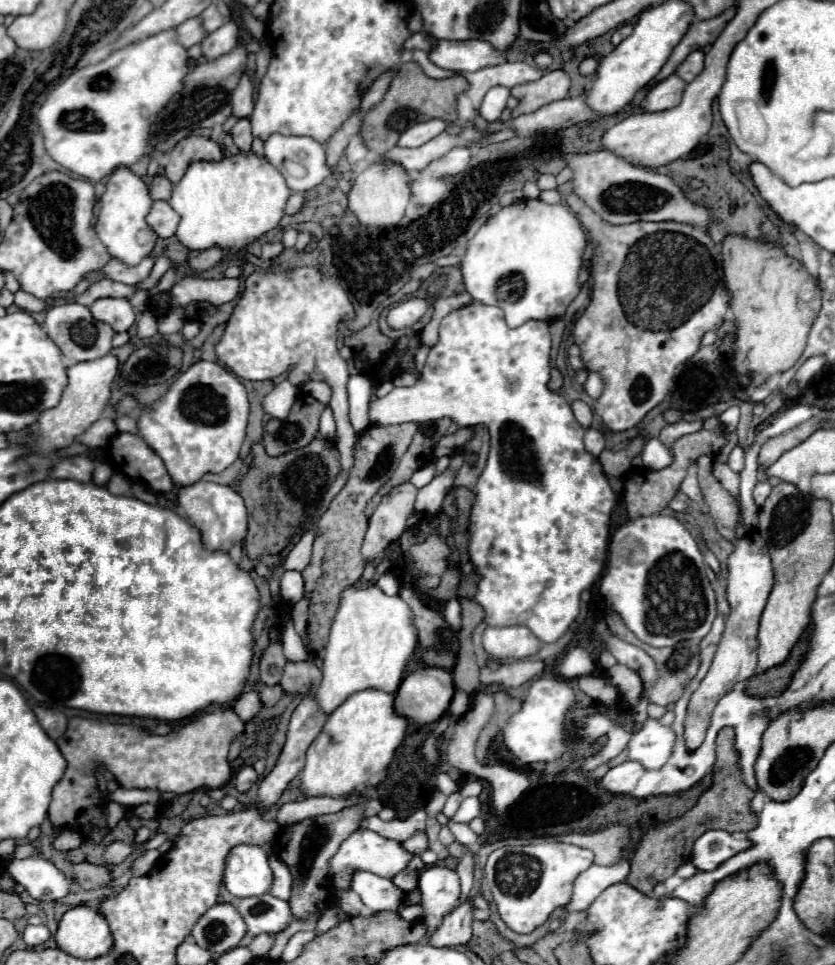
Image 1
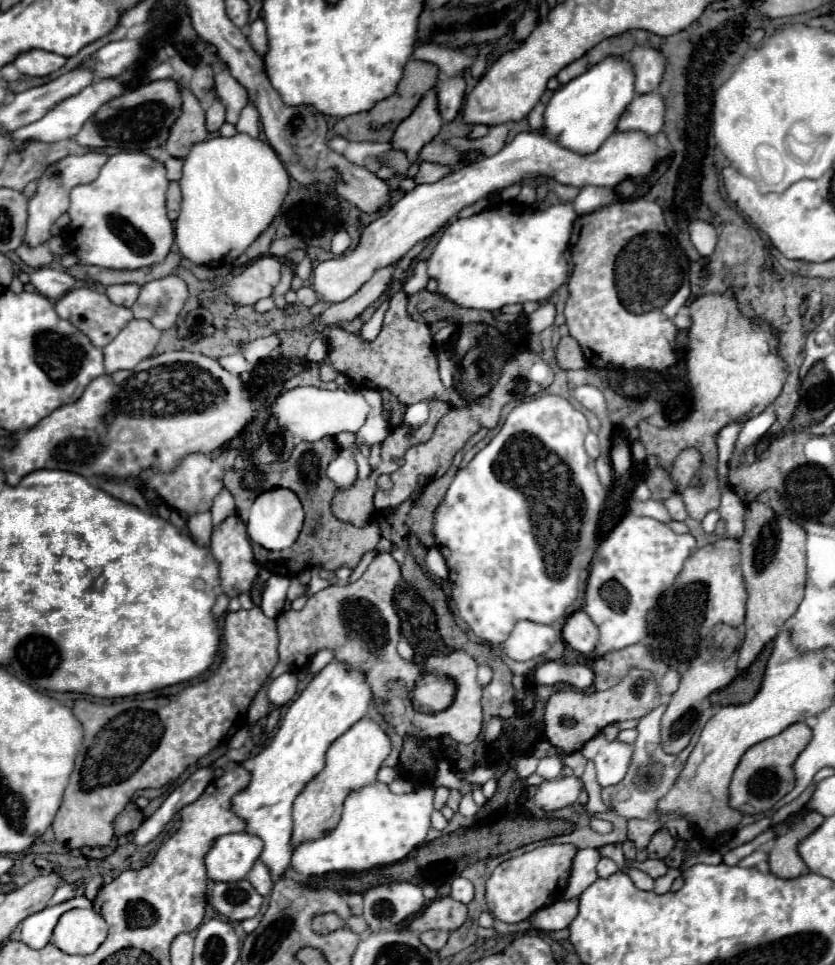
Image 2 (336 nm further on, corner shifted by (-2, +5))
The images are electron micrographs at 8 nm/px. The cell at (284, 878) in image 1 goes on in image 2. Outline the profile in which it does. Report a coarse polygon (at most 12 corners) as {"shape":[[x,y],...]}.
{"shape":[[257,861],[247,877],[267,897],[273,889],[271,871]]}

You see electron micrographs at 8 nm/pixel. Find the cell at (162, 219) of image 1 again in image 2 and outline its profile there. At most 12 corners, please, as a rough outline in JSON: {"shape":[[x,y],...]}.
{"shape":[[169,183],[167,217],[175,221],[179,215],[181,191],[179,185]]}

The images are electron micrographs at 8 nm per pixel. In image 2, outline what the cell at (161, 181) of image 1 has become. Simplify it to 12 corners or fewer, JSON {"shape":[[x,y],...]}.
{"shape":[[167,159],[167,179],[179,181],[183,159]]}

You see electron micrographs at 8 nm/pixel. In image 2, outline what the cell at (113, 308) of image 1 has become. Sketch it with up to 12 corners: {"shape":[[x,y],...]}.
{"shape":[[109,285],[111,303],[131,307],[137,301],[139,285]]}

